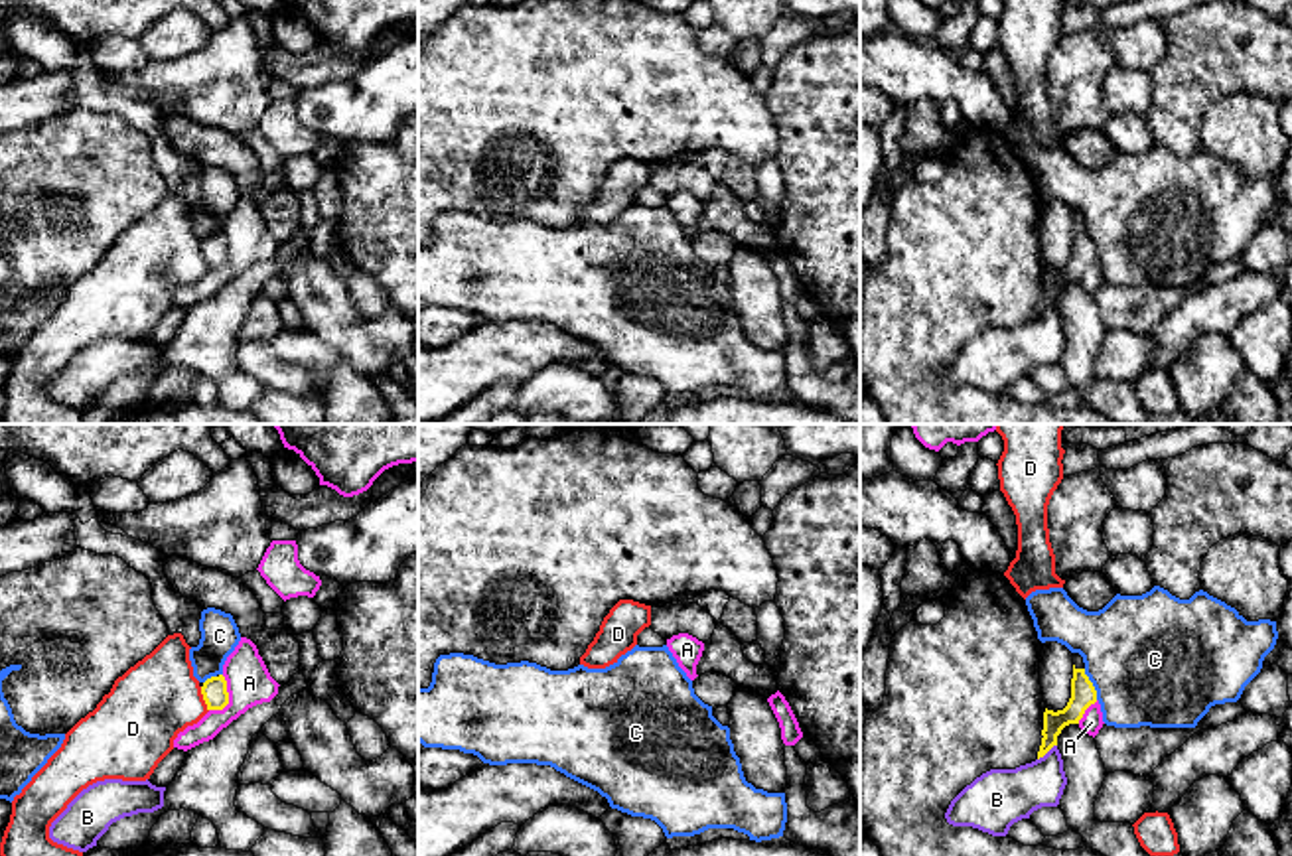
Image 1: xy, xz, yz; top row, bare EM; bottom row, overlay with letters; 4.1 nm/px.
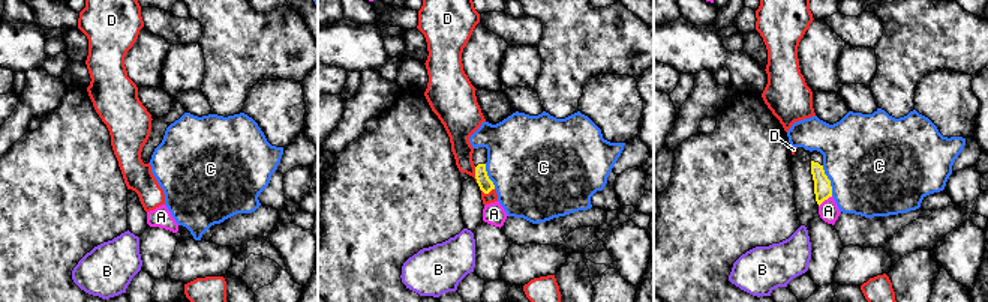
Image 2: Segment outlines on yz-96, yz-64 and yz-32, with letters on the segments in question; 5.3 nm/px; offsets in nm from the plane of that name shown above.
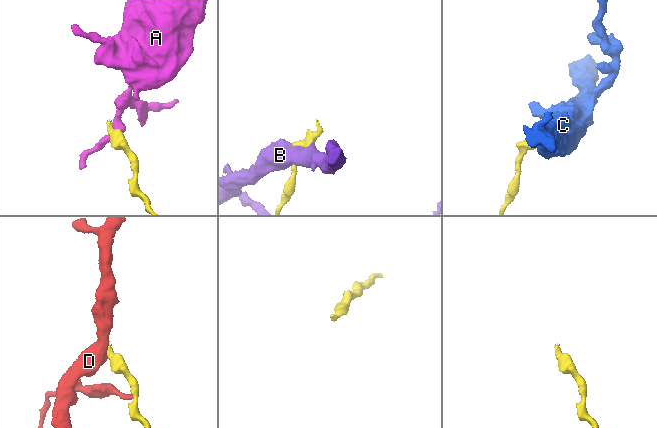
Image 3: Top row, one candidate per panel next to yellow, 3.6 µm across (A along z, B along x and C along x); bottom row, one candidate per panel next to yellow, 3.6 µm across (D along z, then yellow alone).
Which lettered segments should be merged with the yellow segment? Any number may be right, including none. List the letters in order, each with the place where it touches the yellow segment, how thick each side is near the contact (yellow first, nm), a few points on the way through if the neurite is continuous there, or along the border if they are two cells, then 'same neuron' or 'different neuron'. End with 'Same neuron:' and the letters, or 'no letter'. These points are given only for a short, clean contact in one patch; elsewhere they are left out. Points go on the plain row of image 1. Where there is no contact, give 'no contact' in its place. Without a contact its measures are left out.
A: xy (227, 257) | 100/190 nm | along xy (221, 233), (227, 245), (227, 261), (221, 267), (210, 269) | different neuron
B: yz (1046, 310) | 90/220 nm | different neuron
C: yz (1091, 243) | 100/480 nm | along yz (1083, 227), (1097, 257) | different neuron
D: xy (204, 257) | 100/340 nm | along xy (200, 245), (208, 269) | different neuron
Same neuron: no letter

